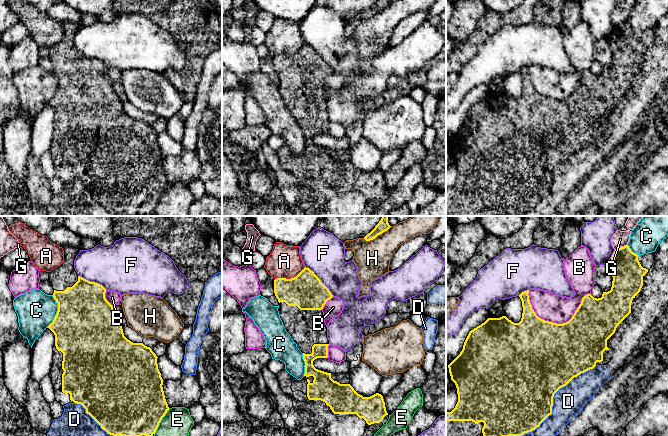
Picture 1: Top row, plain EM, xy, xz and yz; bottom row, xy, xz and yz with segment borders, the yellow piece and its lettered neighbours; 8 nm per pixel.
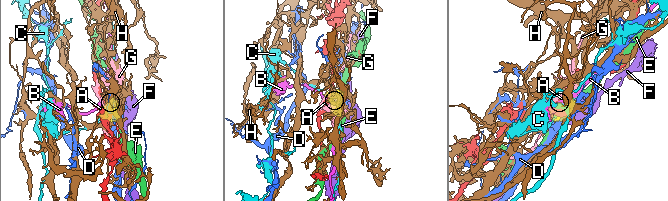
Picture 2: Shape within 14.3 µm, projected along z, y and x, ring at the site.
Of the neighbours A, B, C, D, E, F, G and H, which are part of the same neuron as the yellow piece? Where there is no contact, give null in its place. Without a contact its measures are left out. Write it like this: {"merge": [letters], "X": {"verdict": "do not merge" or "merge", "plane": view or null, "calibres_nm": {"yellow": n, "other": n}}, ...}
{"merge": [], "A": {"verdict": "do not merge", "plane": "xz", "calibres_nm": {"yellow": 280, "other": 260}}, "B": {"verdict": "do not merge", "plane": "yz", "calibres_nm": {"yellow": 500, "other": 220}}, "C": {"verdict": "do not merge", "plane": "xy", "calibres_nm": {"yellow": 500, "other": 300}}, "D": {"verdict": "do not merge", "plane": "yz", "calibres_nm": {"yellow": 500, "other": 240}}, "E": {"verdict": "do not merge", "plane": "xy", "calibres_nm": {"yellow": 500, "other": 220}}, "F": {"verdict": "do not merge", "plane": "xz", "calibres_nm": {"yellow": 280, "other": 340}}, "G": {"verdict": "do not merge", "plane": "yz", "calibres_nm": {"yellow": 260, "other": 130}}, "H": {"verdict": "do not merge", "plane": "xz", "calibres_nm": {"yellow": 90, "other": 280}}}

